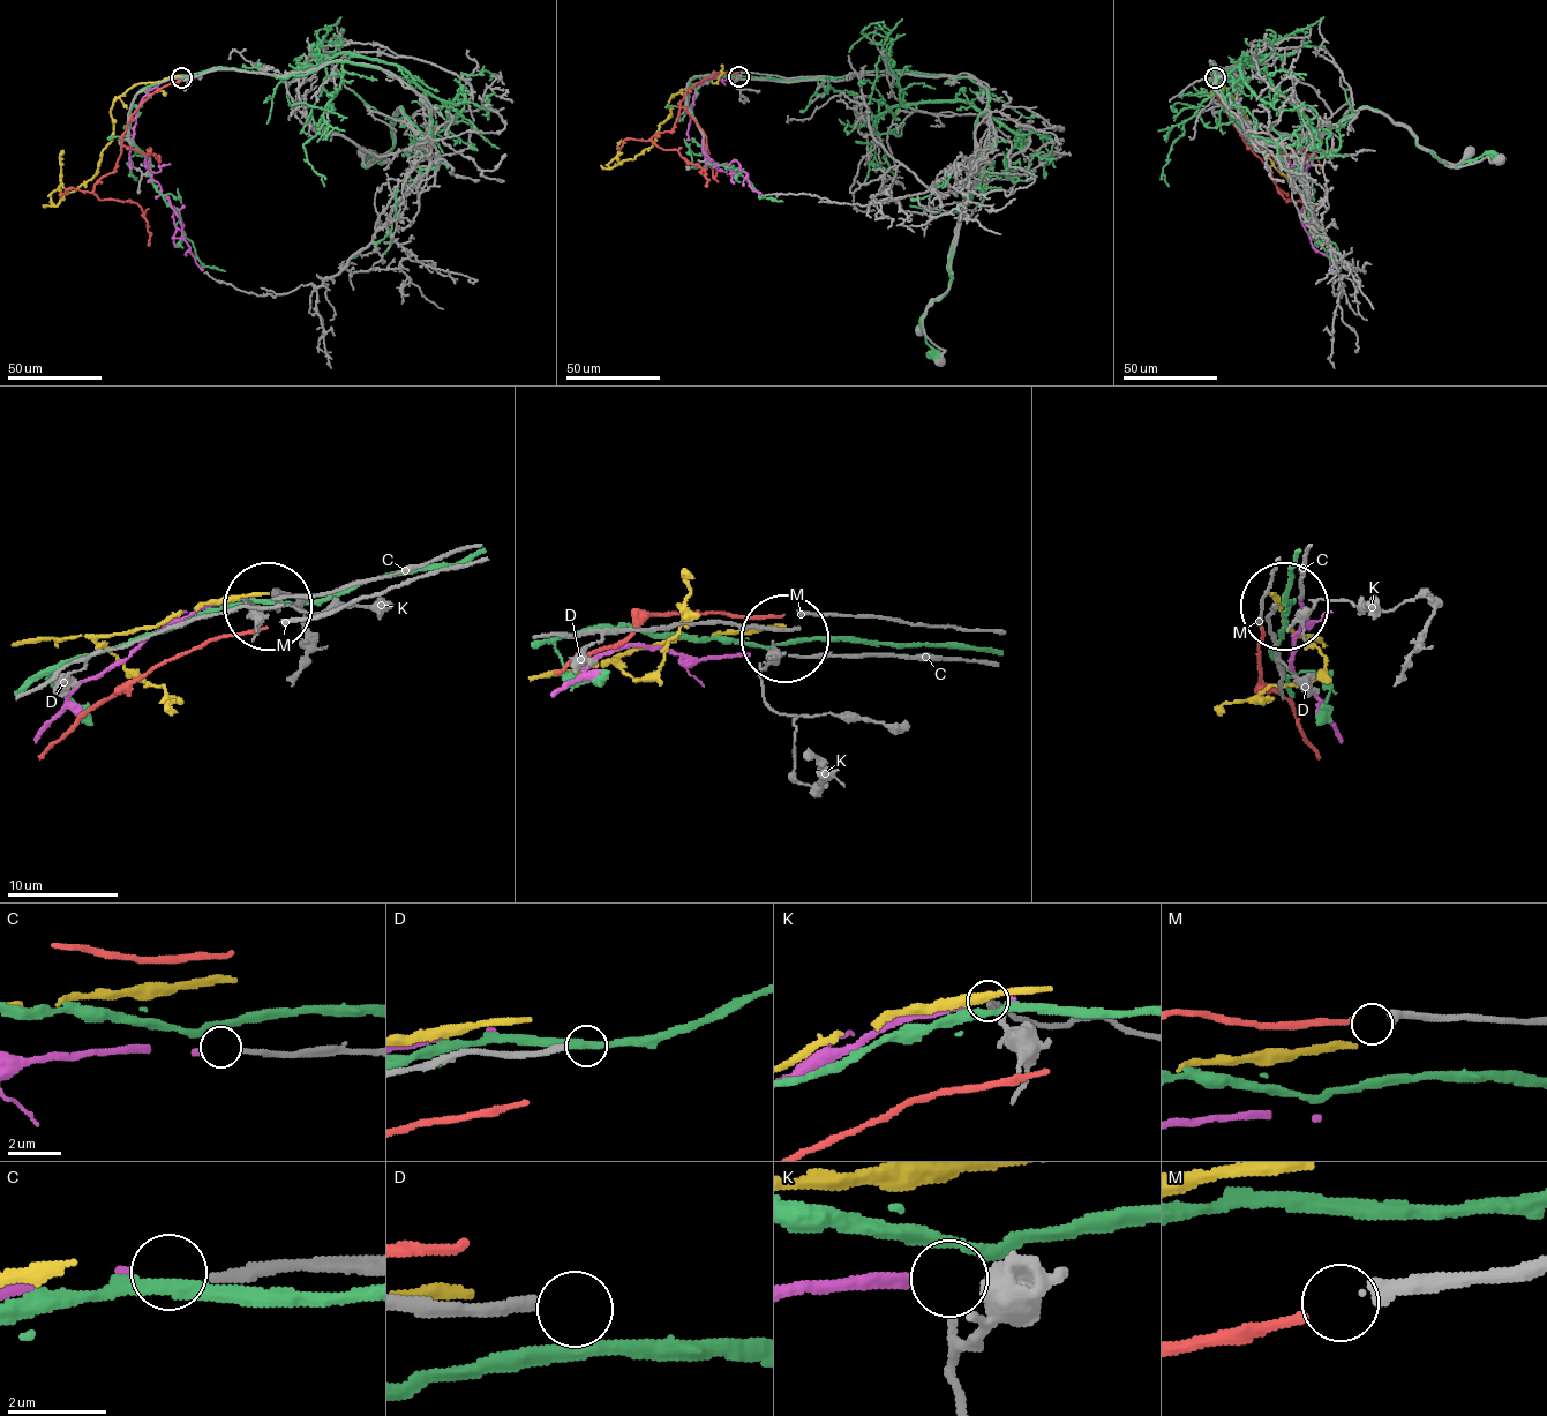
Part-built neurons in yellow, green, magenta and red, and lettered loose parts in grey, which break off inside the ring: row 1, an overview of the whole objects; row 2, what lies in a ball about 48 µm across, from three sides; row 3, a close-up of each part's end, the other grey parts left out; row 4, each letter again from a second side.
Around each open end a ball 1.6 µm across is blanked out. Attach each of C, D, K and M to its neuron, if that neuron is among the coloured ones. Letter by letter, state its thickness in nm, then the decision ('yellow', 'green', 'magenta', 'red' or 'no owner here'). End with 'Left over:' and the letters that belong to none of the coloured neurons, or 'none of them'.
C: 200 nm | magenta
D: 240 nm | no owner here
K: 160 nm | green
M: 320 nm | red
Left over: D

